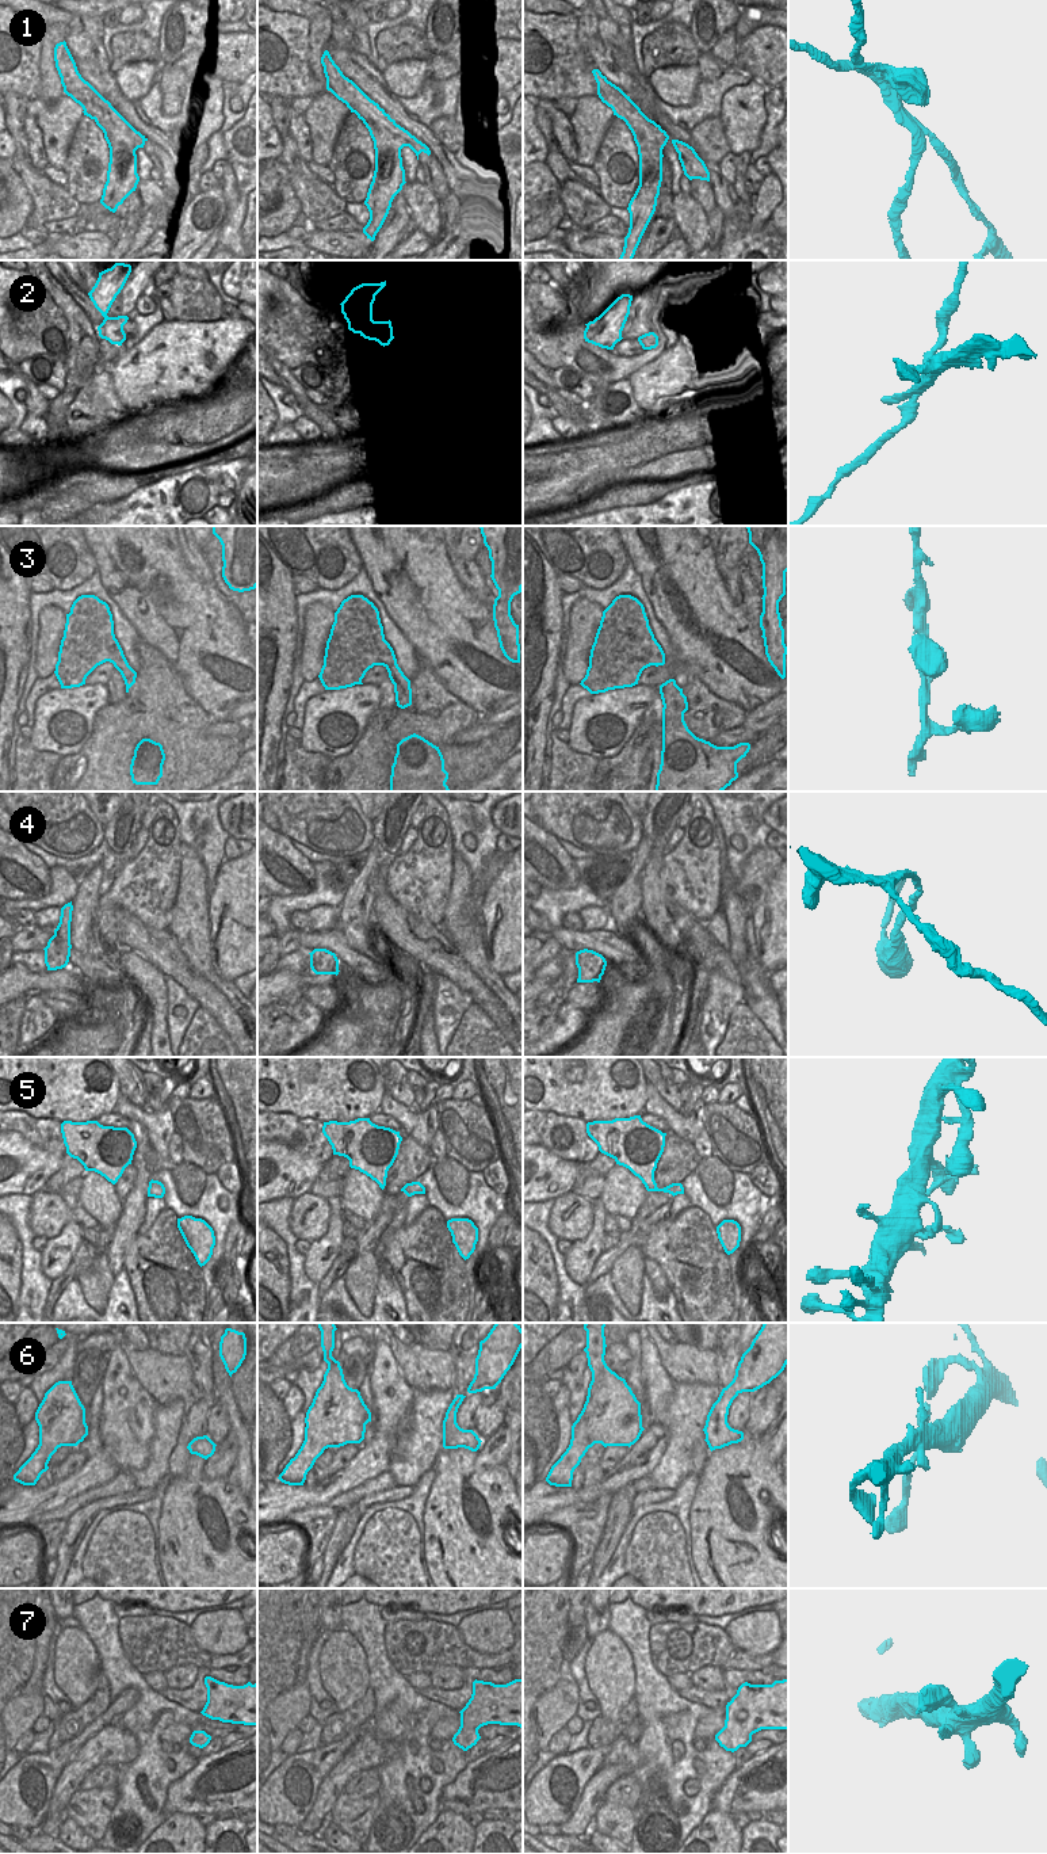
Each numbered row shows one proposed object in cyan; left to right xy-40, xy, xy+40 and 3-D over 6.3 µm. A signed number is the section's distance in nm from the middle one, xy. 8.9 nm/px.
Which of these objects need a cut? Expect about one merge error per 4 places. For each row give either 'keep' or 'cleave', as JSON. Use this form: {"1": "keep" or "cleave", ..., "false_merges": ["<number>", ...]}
{"1": "cleave", "2": "cleave", "3": "keep", "4": "keep", "5": "keep", "6": "keep", "7": "keep", "false_merges": ["1", "2"]}

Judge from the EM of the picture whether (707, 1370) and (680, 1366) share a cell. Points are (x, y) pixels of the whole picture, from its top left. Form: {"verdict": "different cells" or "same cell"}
{"verdict": "same cell"}

